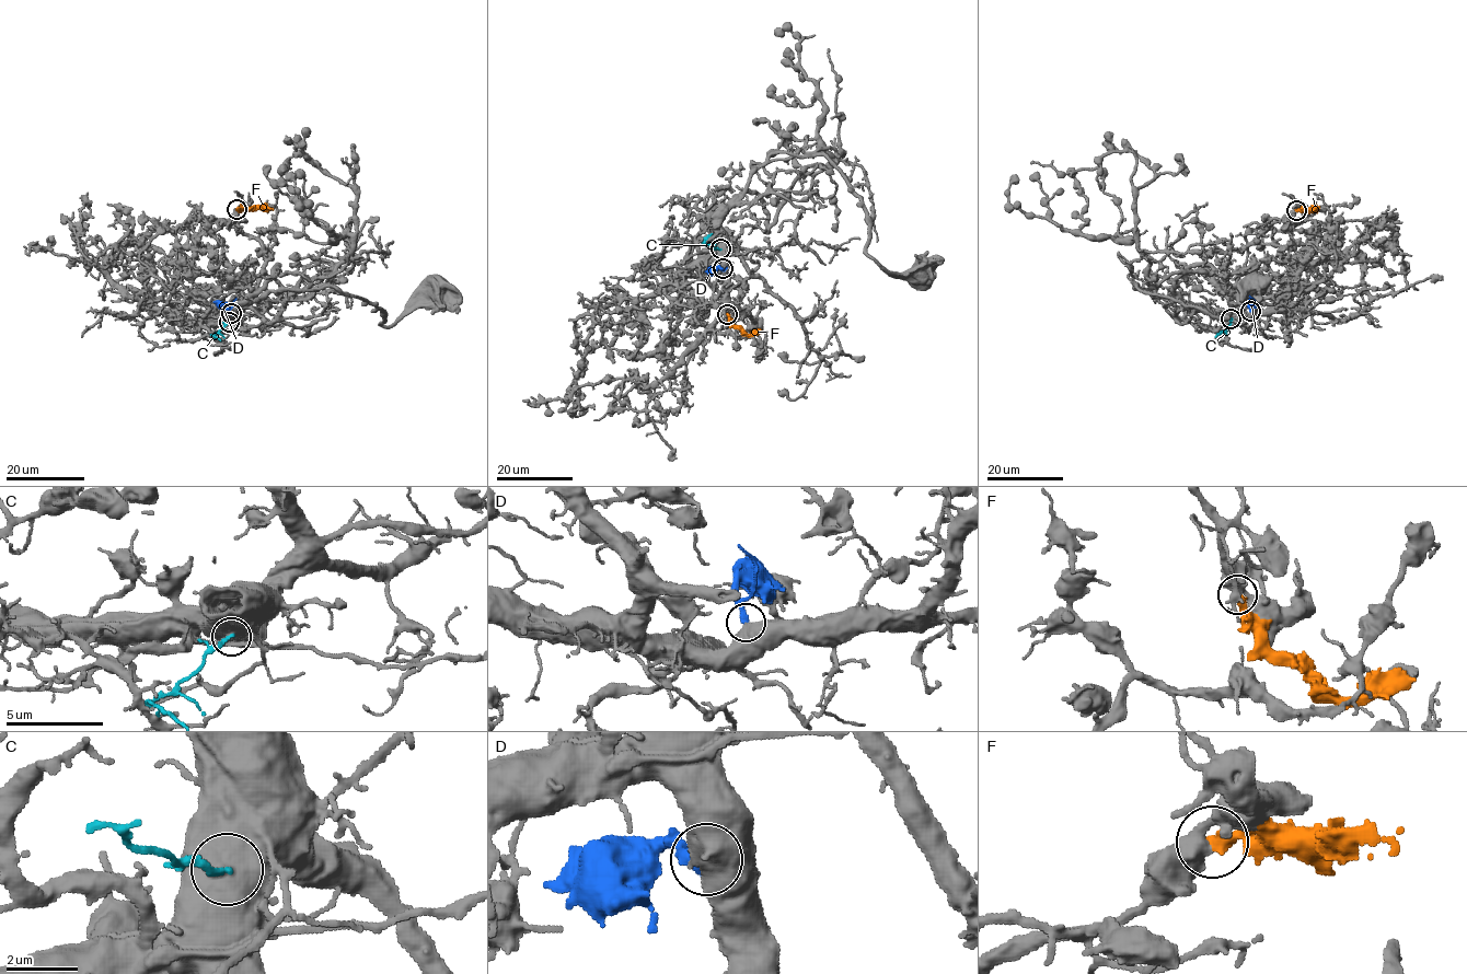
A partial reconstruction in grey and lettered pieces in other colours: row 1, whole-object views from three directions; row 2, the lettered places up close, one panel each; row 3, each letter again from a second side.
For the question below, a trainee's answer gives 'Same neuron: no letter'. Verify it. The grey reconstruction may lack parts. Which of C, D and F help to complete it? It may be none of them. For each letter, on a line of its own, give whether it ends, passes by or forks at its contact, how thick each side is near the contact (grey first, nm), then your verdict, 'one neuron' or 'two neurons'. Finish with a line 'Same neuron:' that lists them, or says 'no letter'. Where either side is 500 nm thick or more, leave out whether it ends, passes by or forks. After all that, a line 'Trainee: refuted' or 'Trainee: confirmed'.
C: calibres 750 and 200 nm; two neurons
D: calibres 700 and 300 nm; one neuron
F: it ends; calibres 440 and 380 nm; two neurons
Same neuron: D
Trainee: refuted

